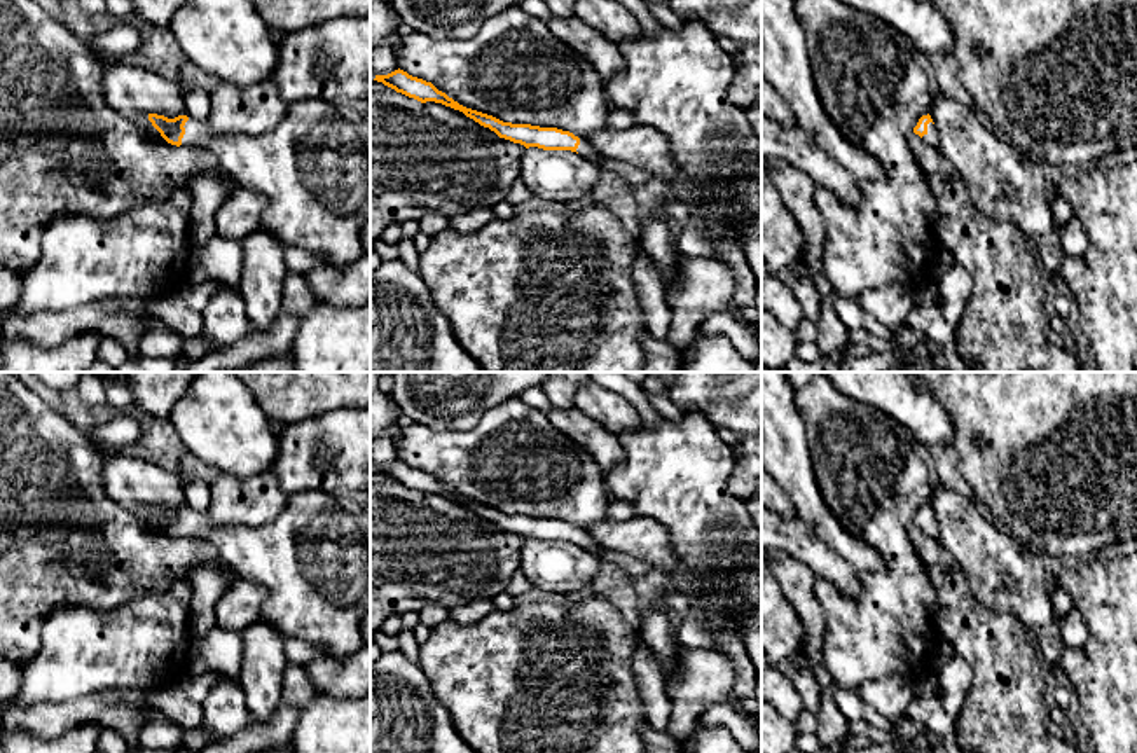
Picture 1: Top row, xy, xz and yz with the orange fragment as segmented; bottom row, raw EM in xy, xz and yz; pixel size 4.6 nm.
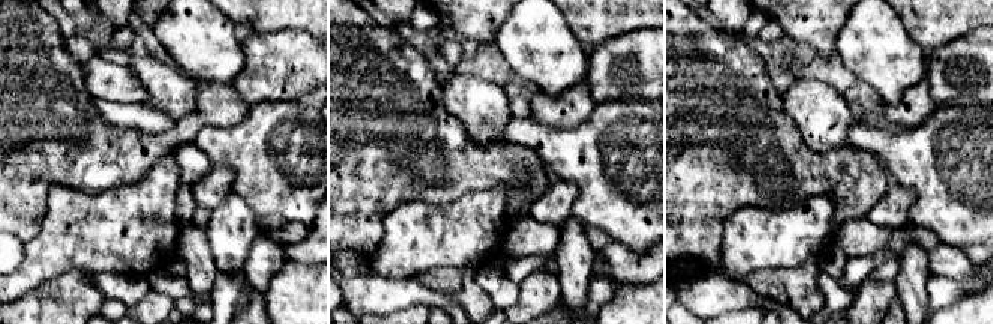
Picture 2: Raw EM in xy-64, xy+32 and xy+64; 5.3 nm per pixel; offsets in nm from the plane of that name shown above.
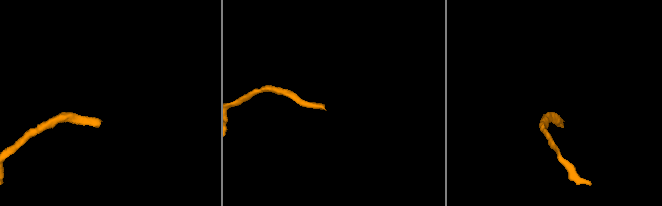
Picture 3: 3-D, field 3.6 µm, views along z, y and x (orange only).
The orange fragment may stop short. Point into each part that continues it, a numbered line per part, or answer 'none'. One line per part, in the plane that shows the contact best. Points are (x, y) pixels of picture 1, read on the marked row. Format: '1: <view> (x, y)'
1: xy (313, 168)

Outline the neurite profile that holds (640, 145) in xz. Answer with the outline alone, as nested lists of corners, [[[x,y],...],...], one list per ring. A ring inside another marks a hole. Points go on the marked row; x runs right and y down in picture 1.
[[[646,126],[606,128],[590,136],[590,145],[606,159],[639,166],[667,183],[679,178],[679,169],[671,157],[671,145],[657,129]]]

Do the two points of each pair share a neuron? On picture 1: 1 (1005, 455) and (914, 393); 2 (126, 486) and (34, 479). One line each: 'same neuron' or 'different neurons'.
1: different neurons
2: different neurons

